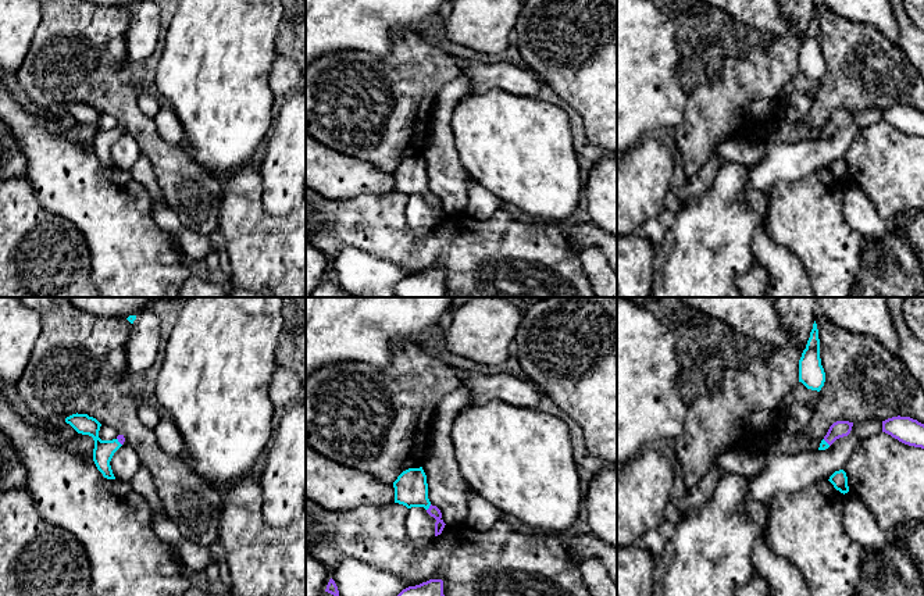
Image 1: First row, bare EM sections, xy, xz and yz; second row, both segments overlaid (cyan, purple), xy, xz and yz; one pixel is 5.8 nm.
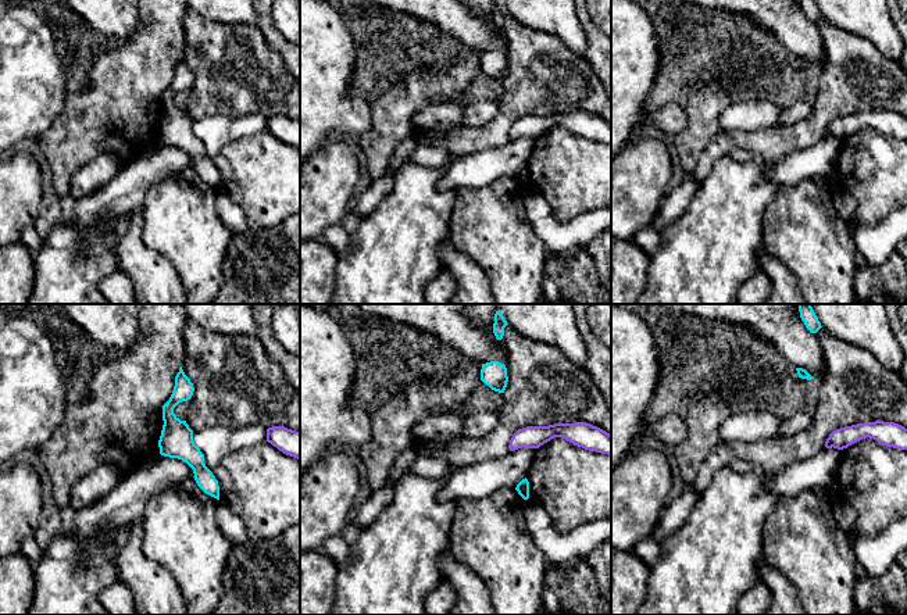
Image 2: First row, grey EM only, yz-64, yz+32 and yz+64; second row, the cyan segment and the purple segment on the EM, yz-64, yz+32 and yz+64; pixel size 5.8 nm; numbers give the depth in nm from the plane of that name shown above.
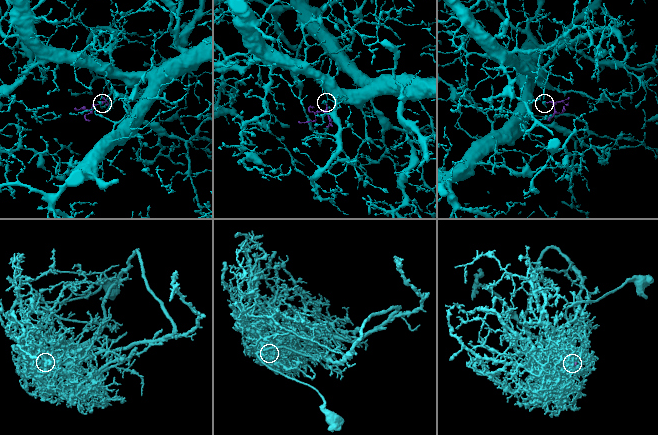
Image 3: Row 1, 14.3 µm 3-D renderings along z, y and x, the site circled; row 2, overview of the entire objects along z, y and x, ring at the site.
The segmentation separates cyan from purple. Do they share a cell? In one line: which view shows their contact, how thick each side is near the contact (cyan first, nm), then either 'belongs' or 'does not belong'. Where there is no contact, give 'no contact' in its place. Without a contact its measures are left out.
contact in xz; calibres 190 and 70 nm; belongs

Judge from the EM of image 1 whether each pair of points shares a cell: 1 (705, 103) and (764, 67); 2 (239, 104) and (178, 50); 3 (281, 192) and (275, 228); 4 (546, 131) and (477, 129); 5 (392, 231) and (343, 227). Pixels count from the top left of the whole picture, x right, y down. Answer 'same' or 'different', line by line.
1: same
2: same
3: different
4: same
5: same

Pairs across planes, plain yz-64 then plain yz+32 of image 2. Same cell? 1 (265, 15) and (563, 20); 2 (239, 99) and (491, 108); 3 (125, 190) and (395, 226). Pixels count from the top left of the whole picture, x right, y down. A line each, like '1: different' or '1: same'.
1: different
2: different
3: different

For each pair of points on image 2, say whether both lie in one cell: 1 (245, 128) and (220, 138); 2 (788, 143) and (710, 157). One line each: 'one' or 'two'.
1: one
2: one

